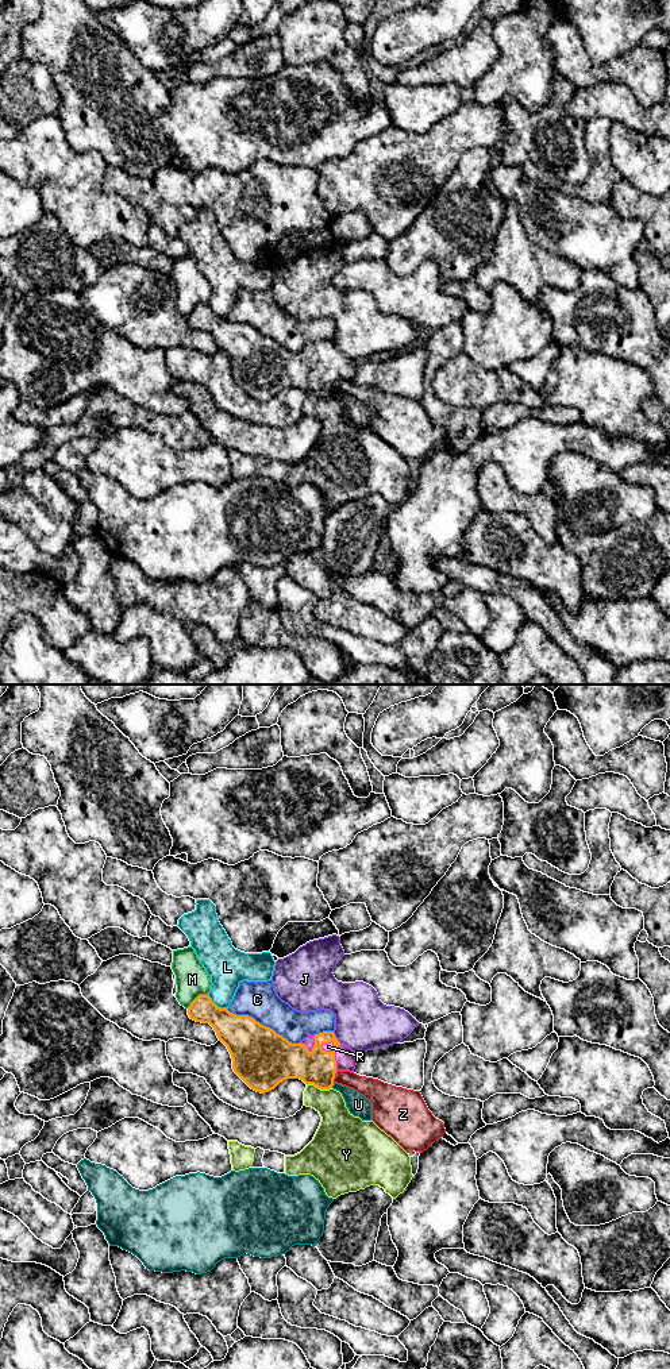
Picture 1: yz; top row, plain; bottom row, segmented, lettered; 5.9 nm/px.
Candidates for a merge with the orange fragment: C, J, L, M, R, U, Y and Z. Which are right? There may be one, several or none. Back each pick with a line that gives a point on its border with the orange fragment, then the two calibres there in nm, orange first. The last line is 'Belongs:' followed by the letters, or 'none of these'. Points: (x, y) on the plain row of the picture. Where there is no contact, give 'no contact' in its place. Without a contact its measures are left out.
R: meets orange in yz at (315, 353); 260 nm thick on the orange side, 60 nm on the other
Belongs: R

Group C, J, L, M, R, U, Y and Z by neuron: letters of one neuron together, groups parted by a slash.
C / J / L / M / R / U / Y / Z

